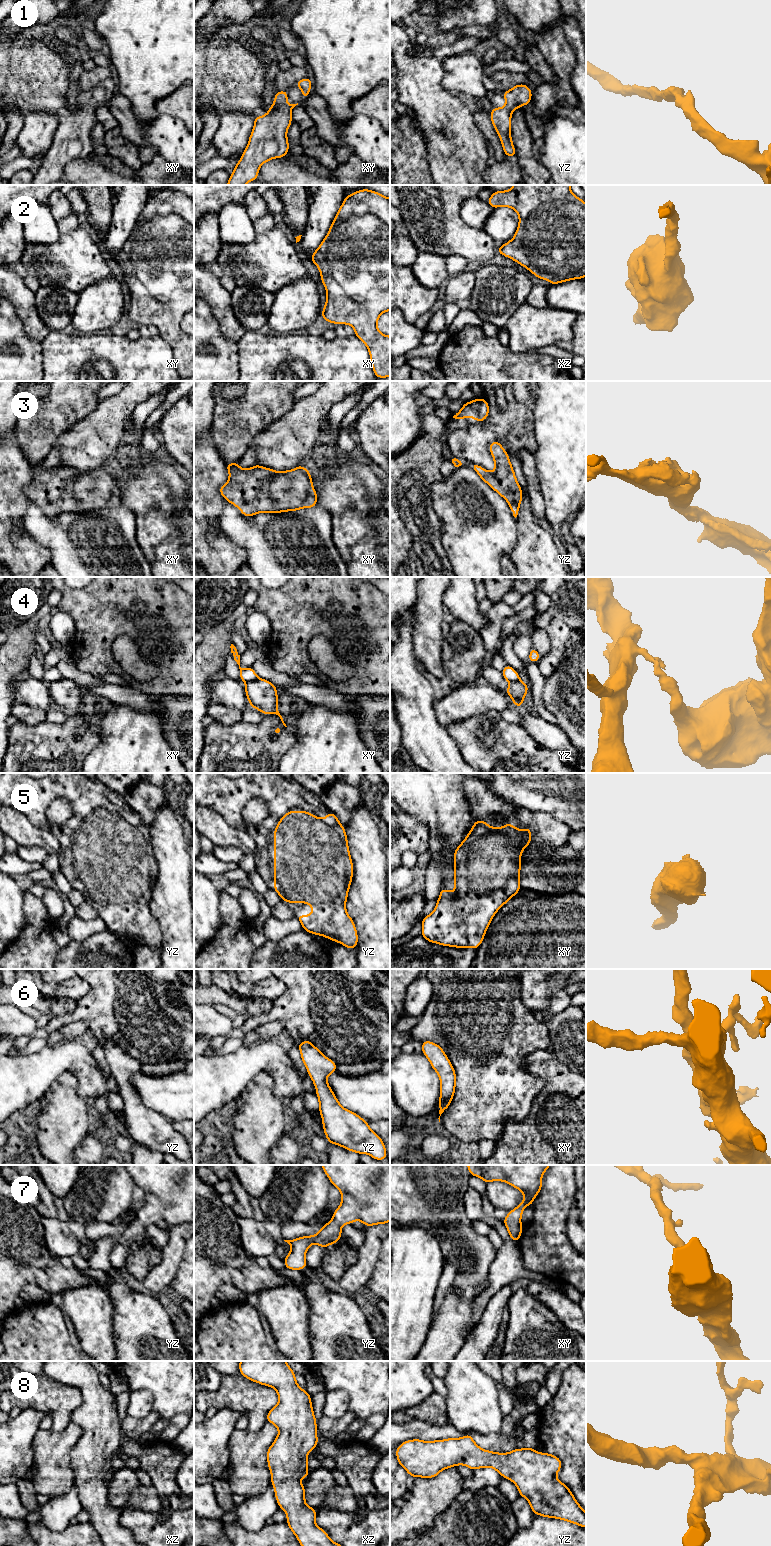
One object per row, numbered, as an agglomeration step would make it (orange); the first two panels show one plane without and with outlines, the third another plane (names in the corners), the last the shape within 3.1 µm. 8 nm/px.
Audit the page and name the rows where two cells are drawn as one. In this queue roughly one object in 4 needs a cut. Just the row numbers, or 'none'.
4

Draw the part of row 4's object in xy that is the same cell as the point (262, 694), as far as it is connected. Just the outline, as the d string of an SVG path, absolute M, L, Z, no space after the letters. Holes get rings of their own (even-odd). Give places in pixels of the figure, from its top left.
M256 679L247 682L244 688L250 707L258 709L262 714L278 715L283 725L287 727L277 709L278 693L274 684L265 679Z

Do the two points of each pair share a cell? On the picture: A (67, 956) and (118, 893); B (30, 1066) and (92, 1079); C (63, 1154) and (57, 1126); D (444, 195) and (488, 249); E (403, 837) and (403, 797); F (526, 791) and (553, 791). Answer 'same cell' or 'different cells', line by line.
A: different cells
B: same cell
C: same cell
D: same cell
E: different cells
F: same cell

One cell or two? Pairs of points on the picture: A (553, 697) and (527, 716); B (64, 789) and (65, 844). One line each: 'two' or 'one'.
A: two
B: one

